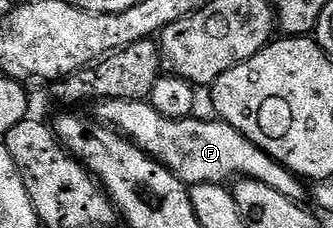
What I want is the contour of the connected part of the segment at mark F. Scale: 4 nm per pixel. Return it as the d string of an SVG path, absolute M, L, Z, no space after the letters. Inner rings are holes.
M105 100L94 105L95 113L93 113L94 119L100 124L108 125L120 132L131 140L141 151L145 154L149 154L153 157L157 163L163 164L170 170L175 177L183 181L184 184L190 186L193 184L222 184L226 185L228 182L234 181L236 177L246 178L248 180L256 180L257 182L265 182L265 186L269 186L273 190L277 190L277 194L285 194L285 198L299 202L303 198L303 187L305 187L304 181L300 177L296 176L295 173L290 172L287 167L283 164L276 162L273 157L269 154L265 154L260 148L253 142L249 142L249 138L245 138L237 130L233 130L233 126L226 124L222 118L210 118L211 120L197 120L198 118L190 118L186 120L169 120L163 114L159 114L157 110L147 100Z

